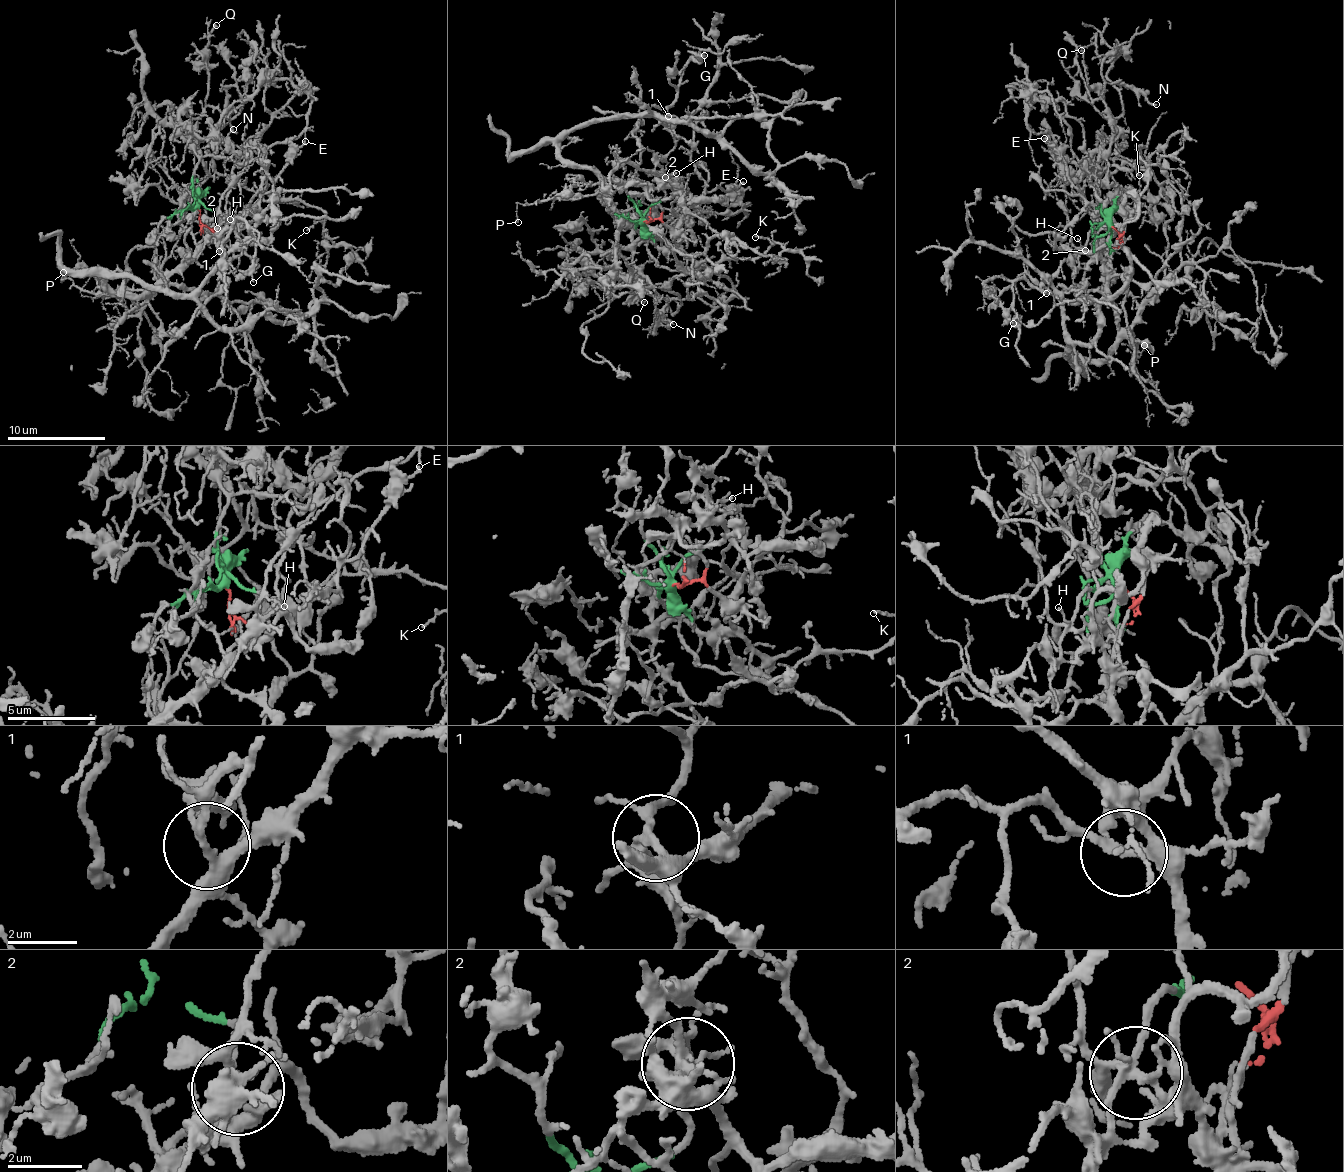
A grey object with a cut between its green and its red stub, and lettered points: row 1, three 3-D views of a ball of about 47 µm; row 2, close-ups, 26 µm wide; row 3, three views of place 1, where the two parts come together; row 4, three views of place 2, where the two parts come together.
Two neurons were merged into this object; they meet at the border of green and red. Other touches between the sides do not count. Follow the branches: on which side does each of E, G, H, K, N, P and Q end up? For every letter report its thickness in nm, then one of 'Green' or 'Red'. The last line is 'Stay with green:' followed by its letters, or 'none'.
E: Thickness 150 nm. Green
G: Thickness 150 nm. Red
H: Thickness 120 nm. Red
K: Thickness 140 nm. Green
N: Thickness 150 nm. Green
P: Thickness 100 nm. Red
Q: Thickness 180 nm. Green
Stay with green: E, K, N, Q

